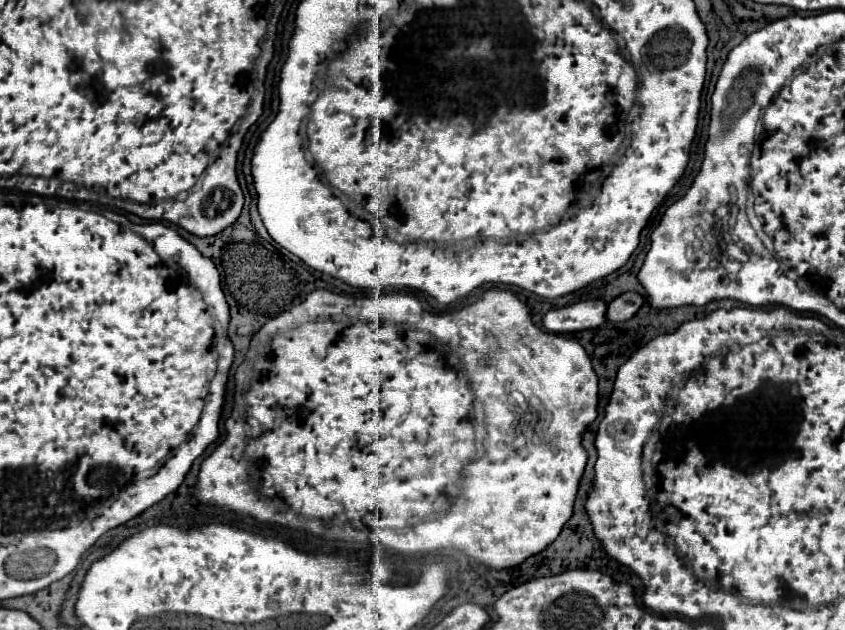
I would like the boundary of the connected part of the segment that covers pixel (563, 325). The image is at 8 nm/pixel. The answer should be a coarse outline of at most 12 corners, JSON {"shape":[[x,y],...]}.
{"shape":[[590,299],[550,309],[550,333],[576,333],[606,323],[606,303]]}

